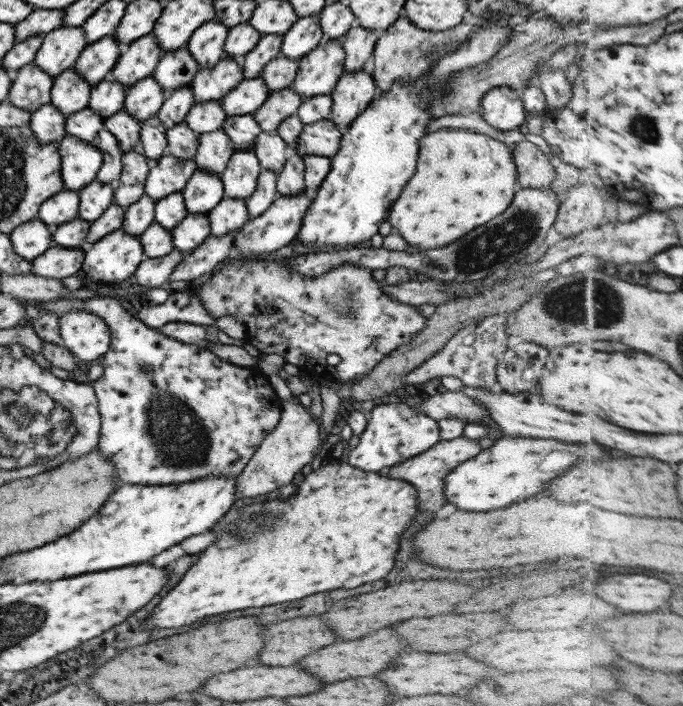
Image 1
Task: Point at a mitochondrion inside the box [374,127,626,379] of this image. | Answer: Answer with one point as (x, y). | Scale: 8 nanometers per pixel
(508, 239)

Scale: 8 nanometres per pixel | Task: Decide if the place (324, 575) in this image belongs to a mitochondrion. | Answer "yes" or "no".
no

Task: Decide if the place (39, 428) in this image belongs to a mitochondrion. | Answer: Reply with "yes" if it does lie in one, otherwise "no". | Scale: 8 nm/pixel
yes

